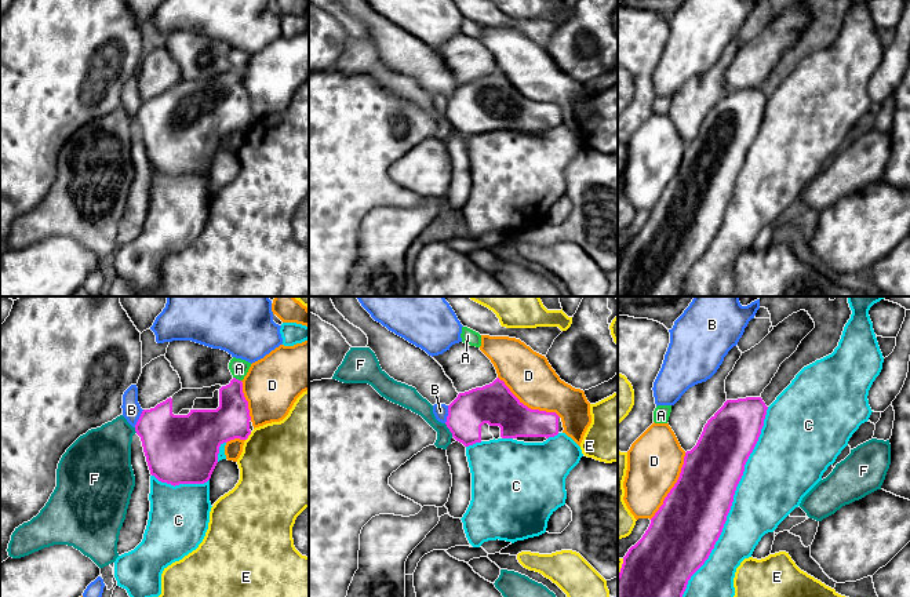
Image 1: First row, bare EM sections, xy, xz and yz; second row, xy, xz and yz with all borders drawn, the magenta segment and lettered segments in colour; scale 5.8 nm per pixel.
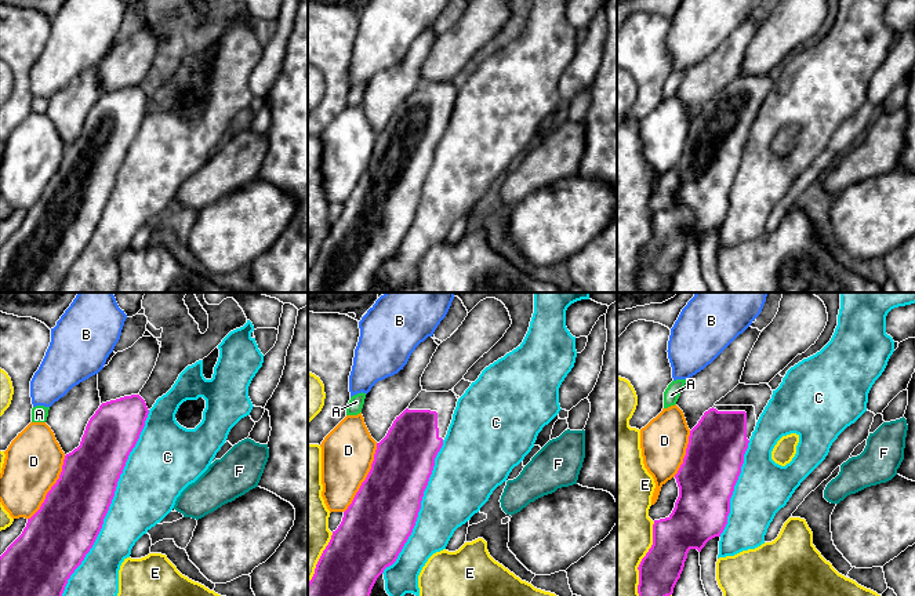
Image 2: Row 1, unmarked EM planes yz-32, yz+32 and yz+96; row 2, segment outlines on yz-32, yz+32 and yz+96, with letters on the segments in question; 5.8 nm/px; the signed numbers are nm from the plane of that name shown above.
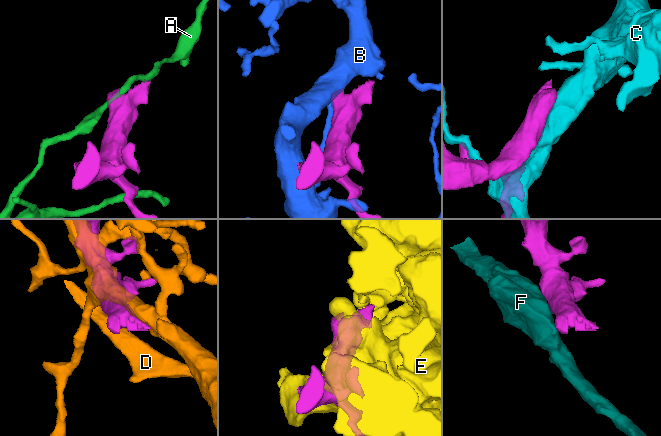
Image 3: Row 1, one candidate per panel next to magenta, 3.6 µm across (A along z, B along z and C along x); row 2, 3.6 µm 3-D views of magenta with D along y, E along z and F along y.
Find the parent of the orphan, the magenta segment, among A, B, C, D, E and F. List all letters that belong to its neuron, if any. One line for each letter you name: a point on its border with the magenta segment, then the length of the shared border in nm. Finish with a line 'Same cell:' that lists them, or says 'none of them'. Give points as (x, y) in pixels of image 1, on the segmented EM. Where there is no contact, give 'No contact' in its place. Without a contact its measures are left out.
Same cell: none of them

